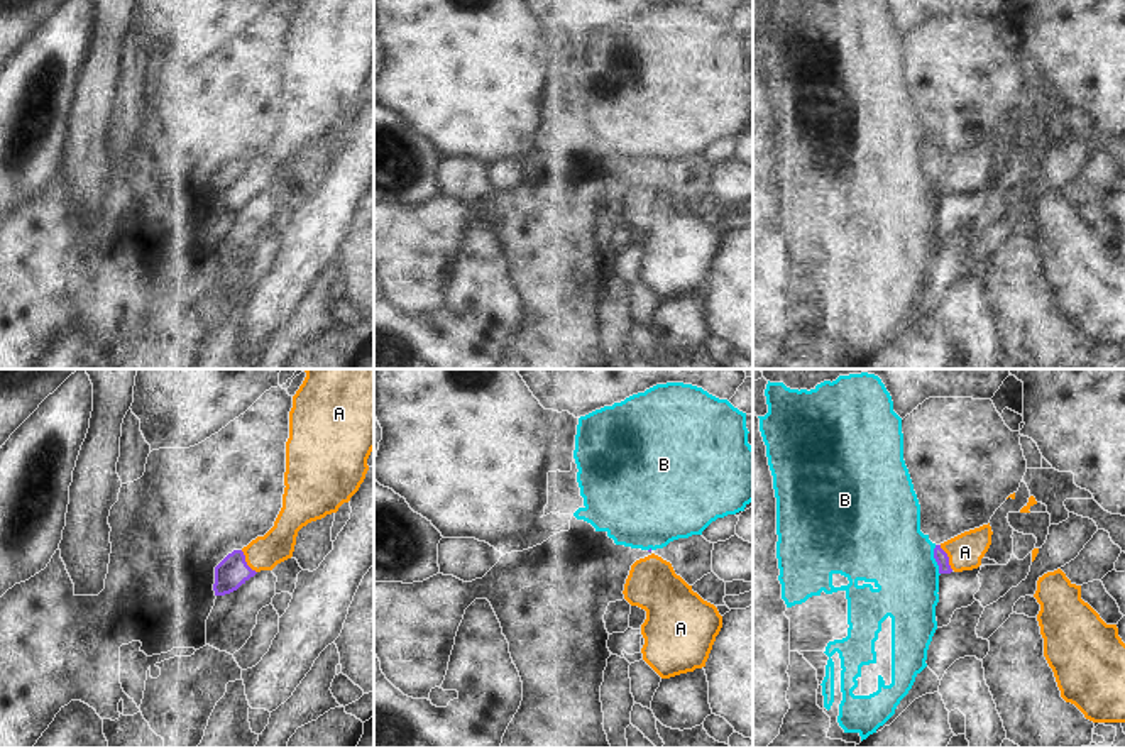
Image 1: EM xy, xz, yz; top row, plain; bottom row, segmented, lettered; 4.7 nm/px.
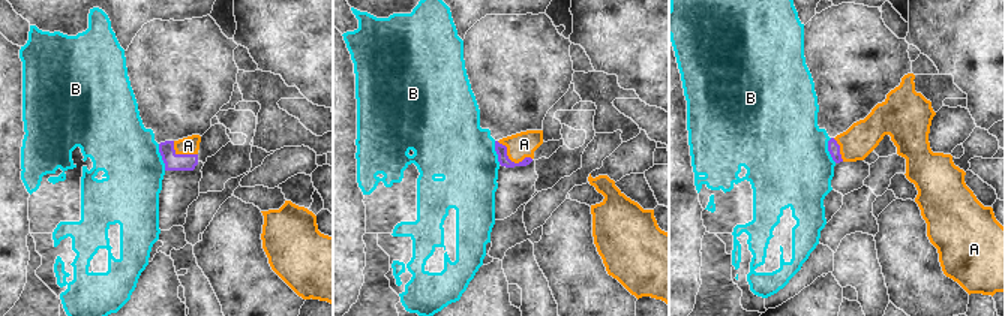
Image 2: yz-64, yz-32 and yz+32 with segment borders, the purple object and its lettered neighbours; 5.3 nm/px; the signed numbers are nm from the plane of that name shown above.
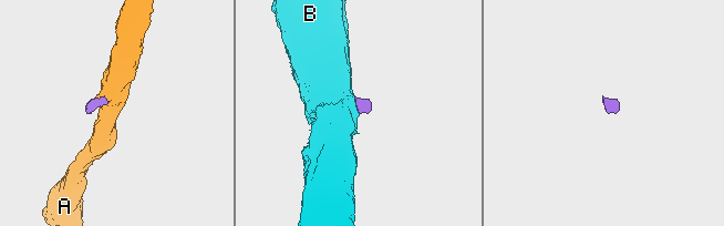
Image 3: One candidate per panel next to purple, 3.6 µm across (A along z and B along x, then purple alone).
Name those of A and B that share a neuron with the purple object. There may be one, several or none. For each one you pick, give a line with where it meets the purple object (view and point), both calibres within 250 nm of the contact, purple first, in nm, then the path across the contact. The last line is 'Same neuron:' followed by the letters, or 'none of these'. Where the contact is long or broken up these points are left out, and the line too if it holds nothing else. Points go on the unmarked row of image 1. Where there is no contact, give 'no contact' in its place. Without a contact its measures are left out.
A: contact yz (948, 178); calibres 70 and 170 nm; way yz (941, 178), (948, 178), (965, 173)
Same neuron: A

